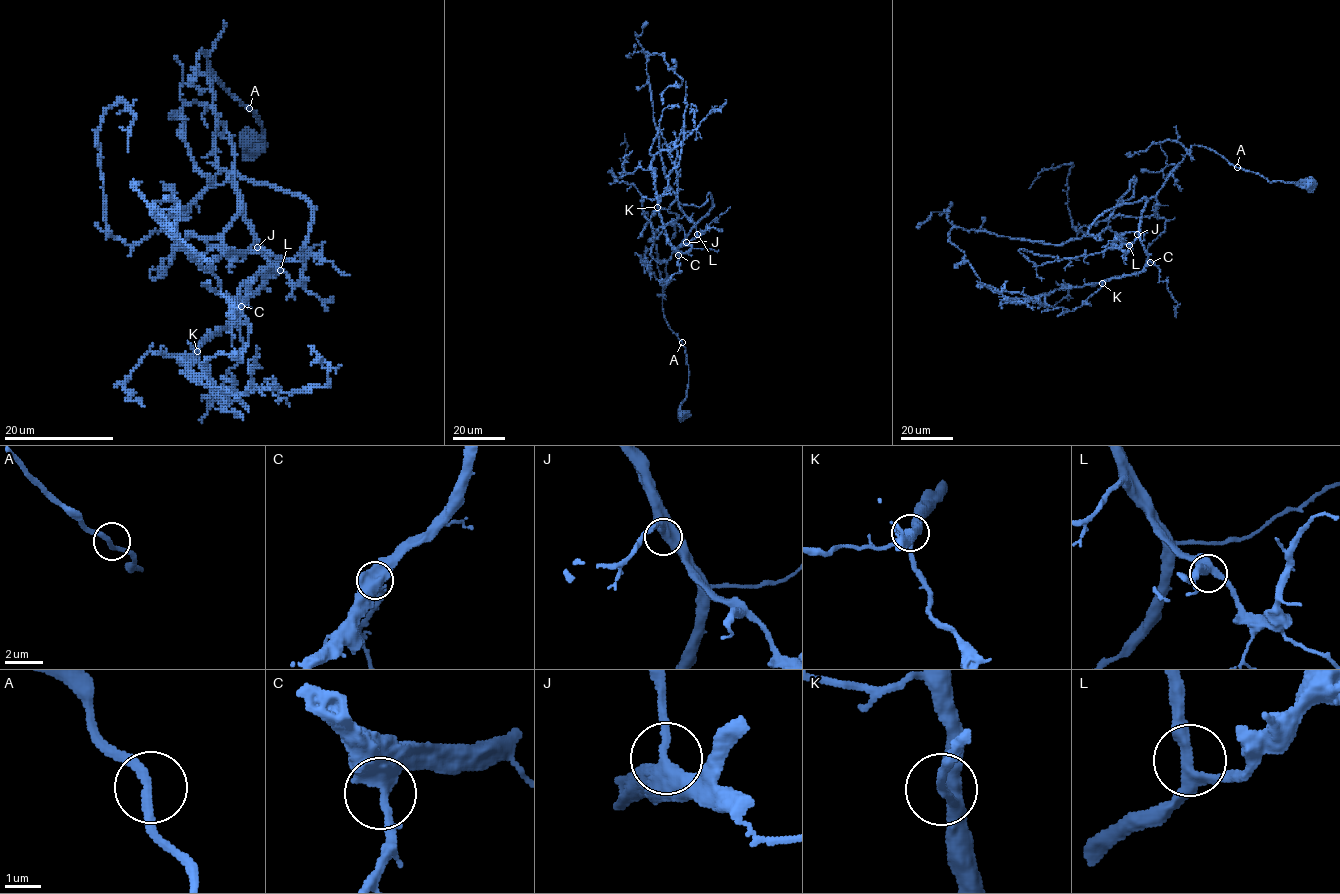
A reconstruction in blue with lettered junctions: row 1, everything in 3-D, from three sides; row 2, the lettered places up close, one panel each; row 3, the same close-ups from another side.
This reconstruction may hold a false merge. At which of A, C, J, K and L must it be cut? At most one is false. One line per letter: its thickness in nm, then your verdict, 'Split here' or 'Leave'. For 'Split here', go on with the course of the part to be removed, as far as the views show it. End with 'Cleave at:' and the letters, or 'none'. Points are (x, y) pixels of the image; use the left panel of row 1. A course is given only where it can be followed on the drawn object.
A: Thickness 240 nm. Leave
C: Thickness 480 nm. Leave
J: Thickness 480 nm. Leave
K: Thickness 220 nm. Leave
L: Thickness 280 nm. Leave
Cleave at: none

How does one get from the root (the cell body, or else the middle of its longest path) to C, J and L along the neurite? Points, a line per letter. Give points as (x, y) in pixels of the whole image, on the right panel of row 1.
C: (1310, 184), (1270, 182), (1234, 166), (1213, 151), (1193, 145), (1143, 210), (1140, 237), (1150, 262)
J: (1310, 184), (1270, 182), (1234, 166), (1213, 151), (1193, 145), (1158, 193), (1147, 202), (1137, 234)
L: (1310, 184), (1270, 182), (1234, 166), (1213, 151), (1193, 145), (1158, 193), (1147, 202), (1140, 236), (1129, 245)

